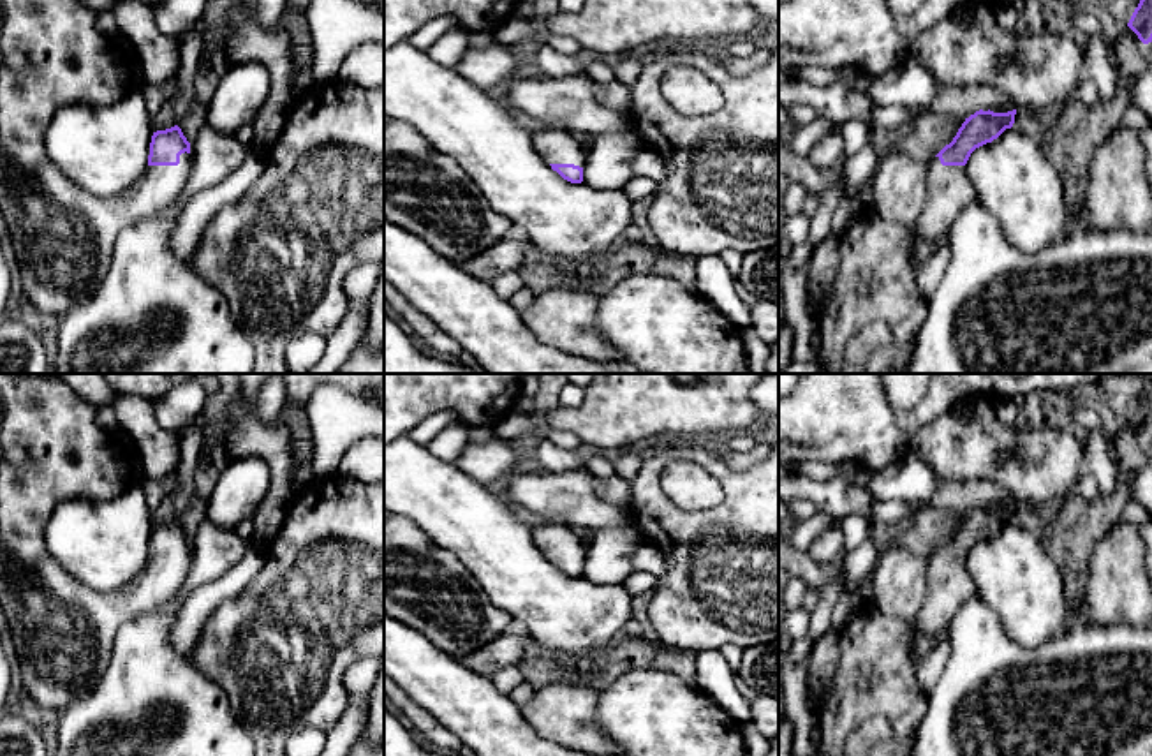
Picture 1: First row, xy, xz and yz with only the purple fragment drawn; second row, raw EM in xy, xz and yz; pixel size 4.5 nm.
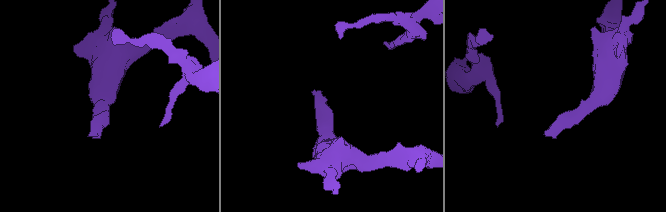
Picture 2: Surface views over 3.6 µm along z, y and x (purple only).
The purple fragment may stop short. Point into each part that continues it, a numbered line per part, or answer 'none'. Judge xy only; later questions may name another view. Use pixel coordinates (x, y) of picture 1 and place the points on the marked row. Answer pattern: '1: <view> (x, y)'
1: xy (51, 53)

